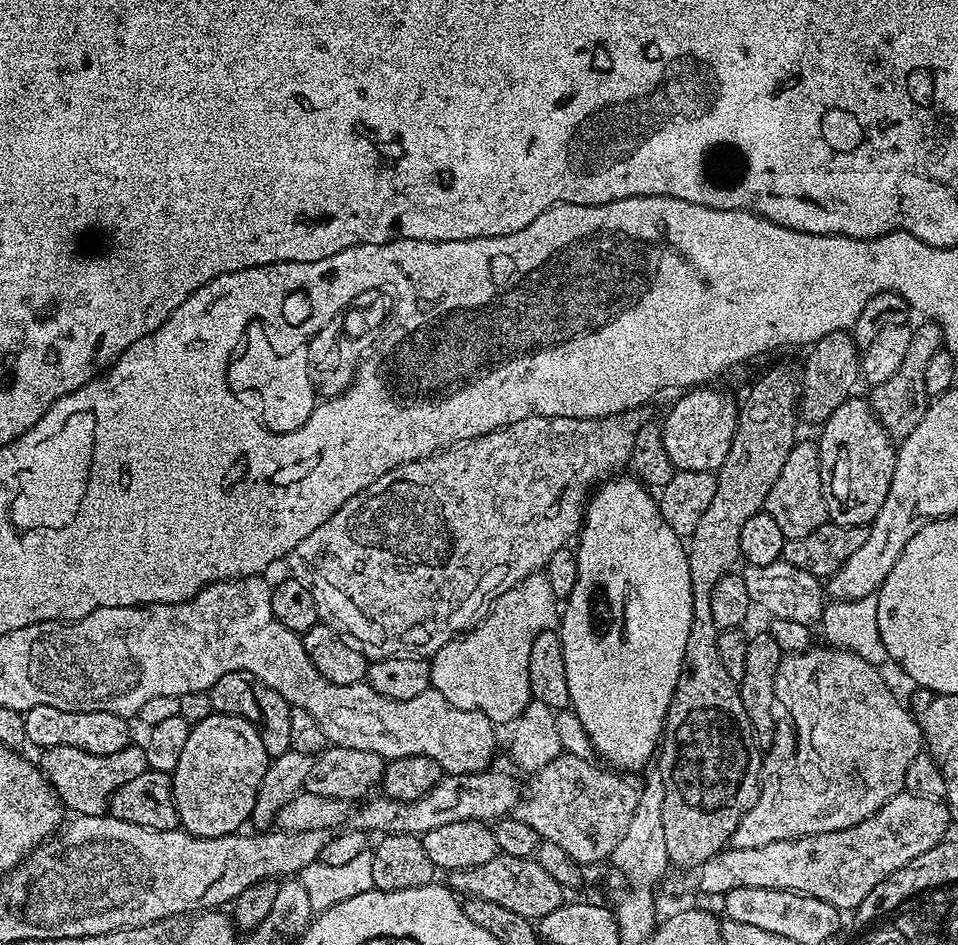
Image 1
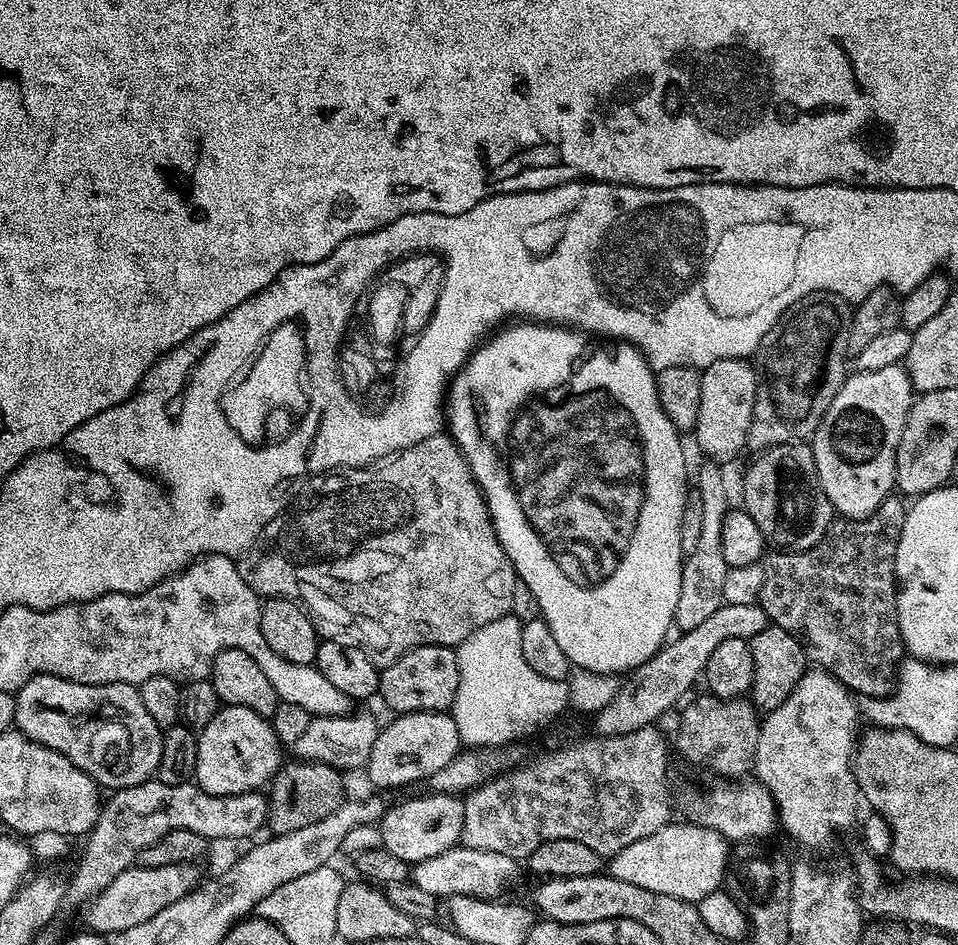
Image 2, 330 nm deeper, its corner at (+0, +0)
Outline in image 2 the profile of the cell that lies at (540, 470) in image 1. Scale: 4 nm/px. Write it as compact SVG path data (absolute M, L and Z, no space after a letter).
M437 434L426 438L414 446L404 448L381 464L384 464L381 468L348 466L343 470L329 471L321 479L325 479L321 484L314 485L305 494L305 500L297 499L294 506L285 507L283 512L277 513L275 520L268 521L250 550L245 551L238 560L246 586L253 588L257 596L295 598L317 621L325 620L330 627L341 632L337 632L341 637L371 650L371 658L377 666L392 664L405 652L421 648L424 644L440 644L444 648L460 645L466 638L470 638L470 634L474 634L474 630L486 626L486 622L494 622L511 613L514 586L518 583L514 566L496 537L484 494L476 485L470 466L451 435Z

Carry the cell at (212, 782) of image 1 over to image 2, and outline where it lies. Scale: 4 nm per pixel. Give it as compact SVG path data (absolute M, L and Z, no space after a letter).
M229 704L221 707L220 711L214 714L214 718L210 718L210 722L206 722L206 726L199 729L196 745L198 762L194 783L202 790L206 790L206 794L233 796L243 792L259 792L282 767L282 759L280 760L282 745L274 734L271 723L265 717L254 714L254 710L246 710L242 706Z

